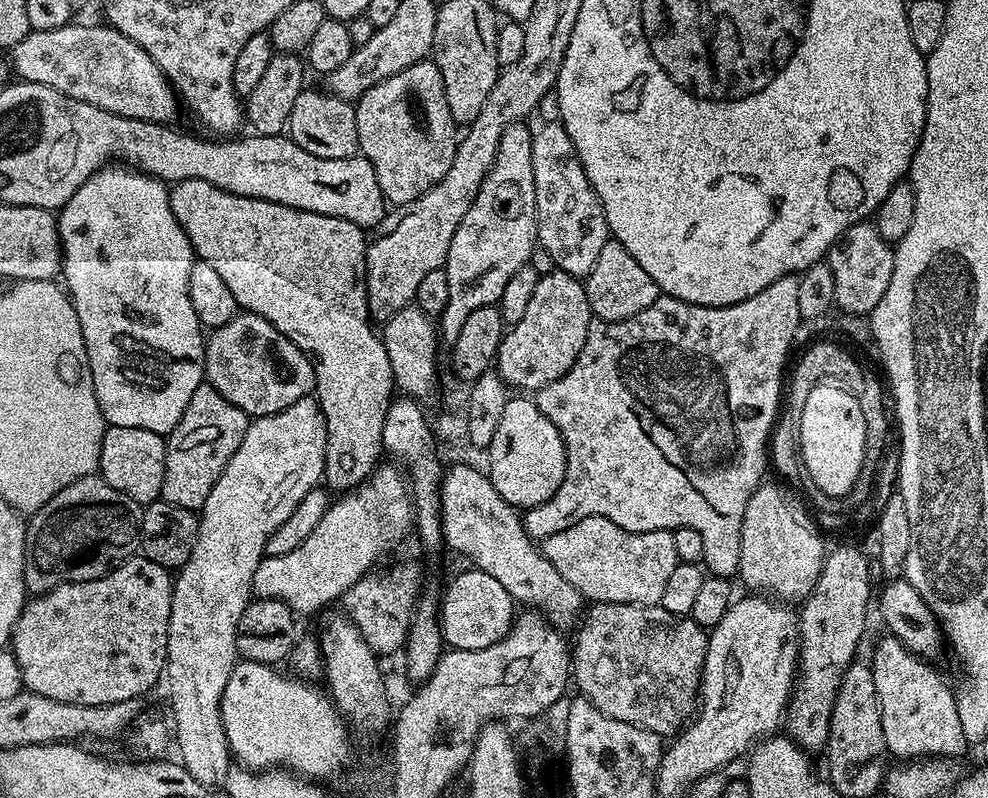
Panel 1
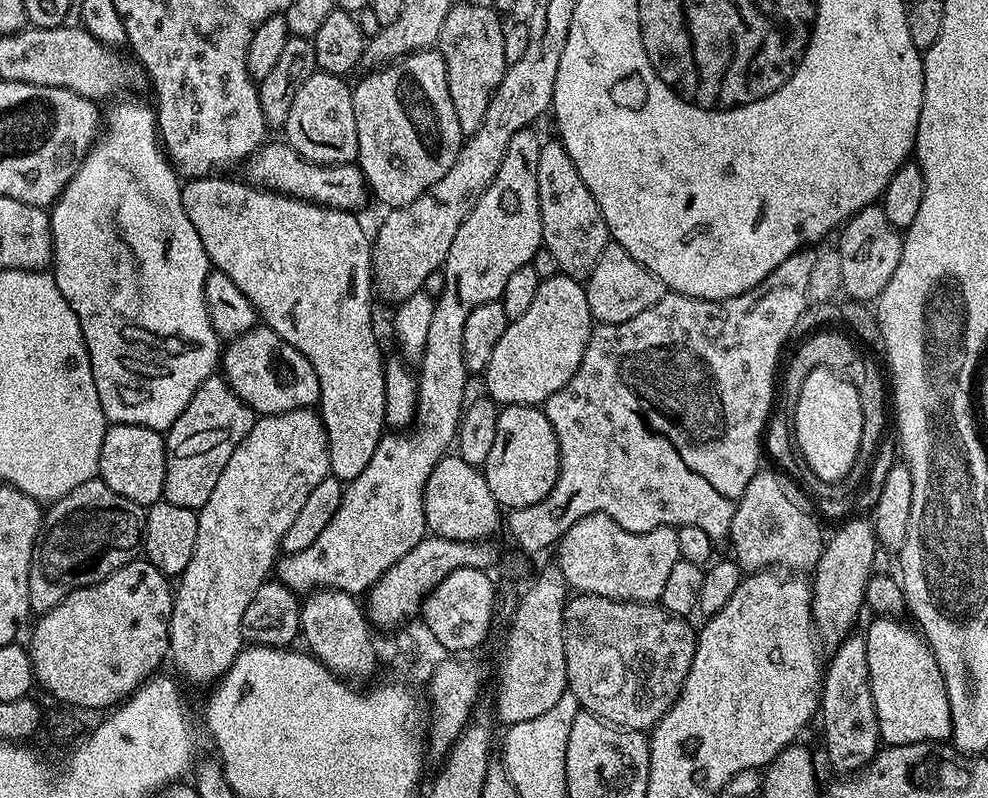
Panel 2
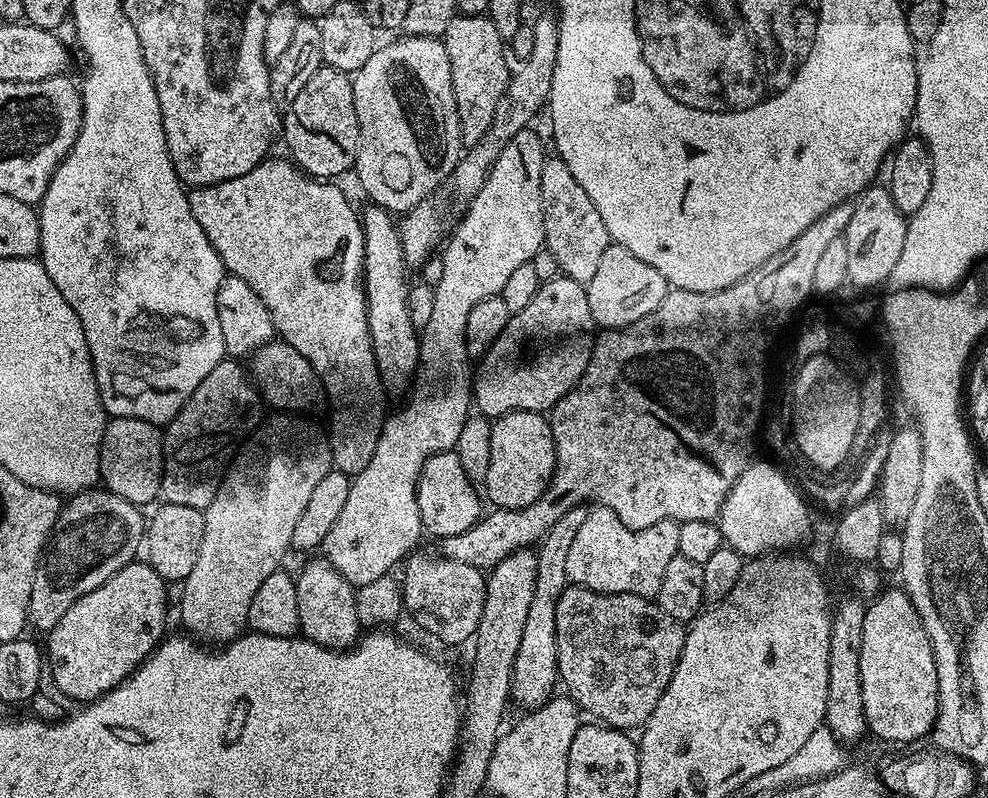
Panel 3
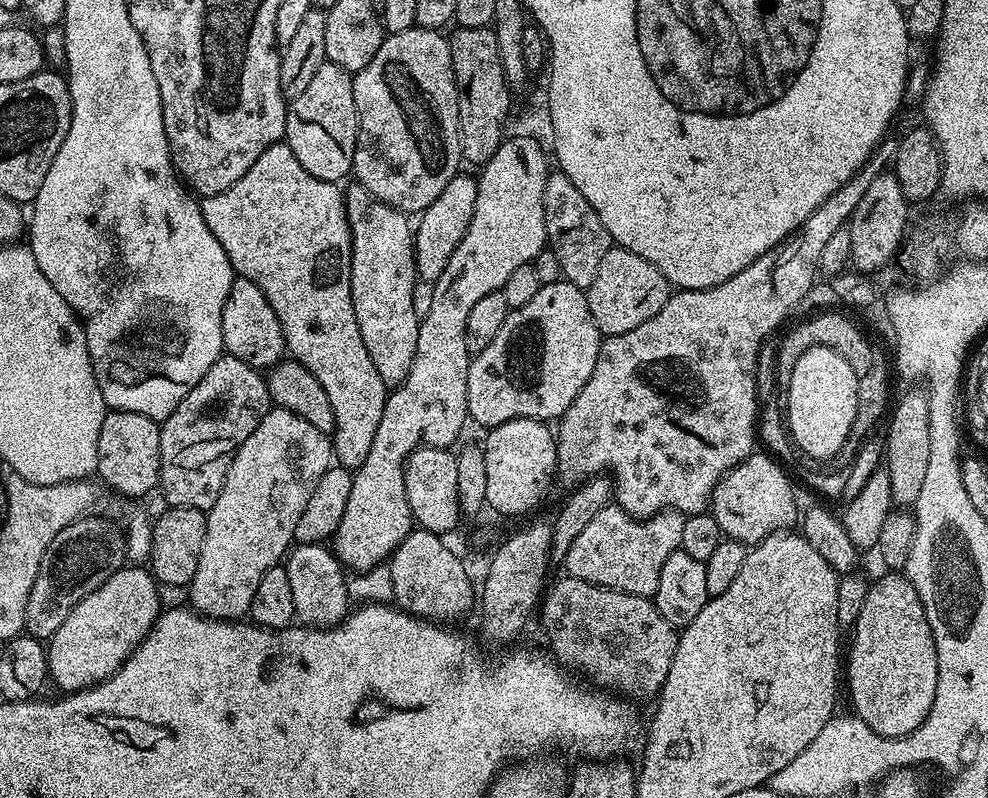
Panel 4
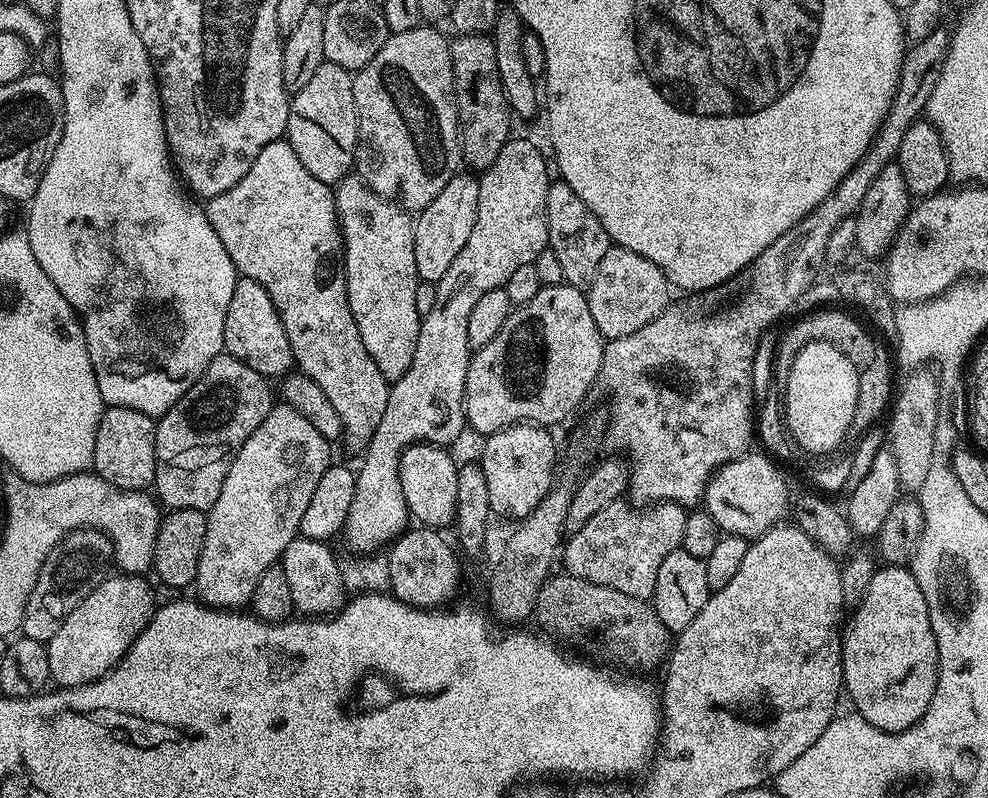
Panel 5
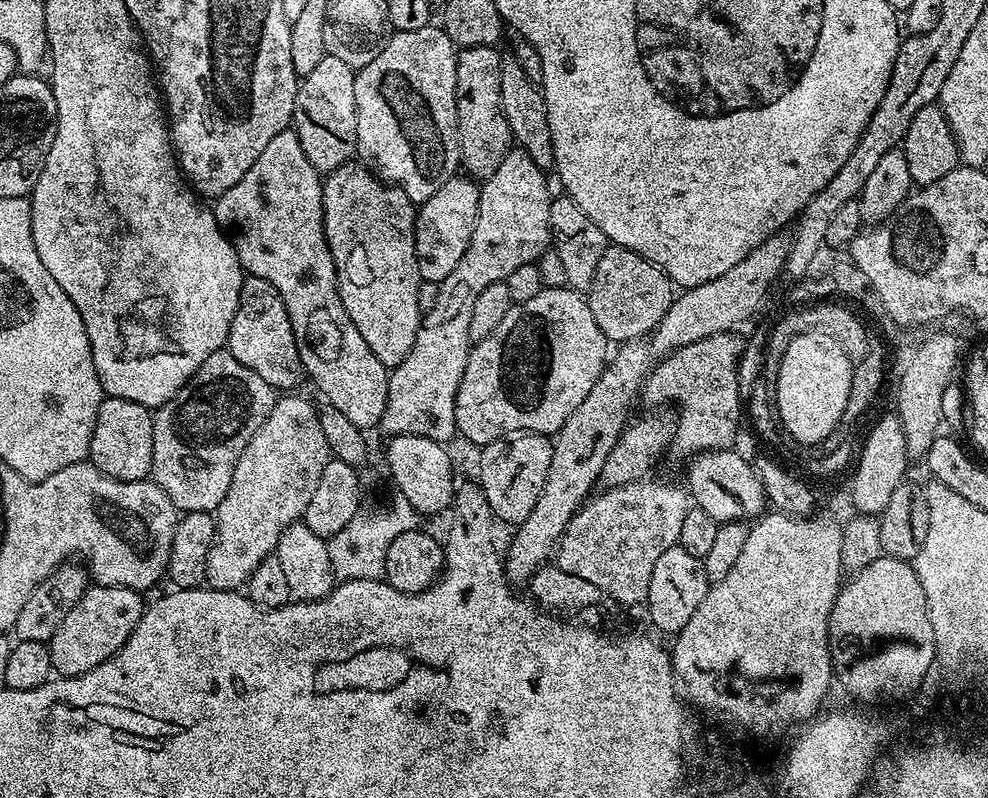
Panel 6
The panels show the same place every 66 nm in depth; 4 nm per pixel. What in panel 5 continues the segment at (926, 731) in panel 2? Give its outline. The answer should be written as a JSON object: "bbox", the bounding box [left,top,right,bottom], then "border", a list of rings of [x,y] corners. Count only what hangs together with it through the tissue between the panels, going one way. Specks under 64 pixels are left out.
{"bbox":[840,566,940,732],"border":[[[904,566],[877,567],[870,586],[859,604],[855,605],[852,625],[840,642],[840,657],[844,671],[843,691],[852,699],[851,707],[883,732],[901,732],[912,728],[926,714],[930,698],[934,698],[936,679],[940,669],[938,642],[930,626],[930,610],[926,598],[911,570]]]}

